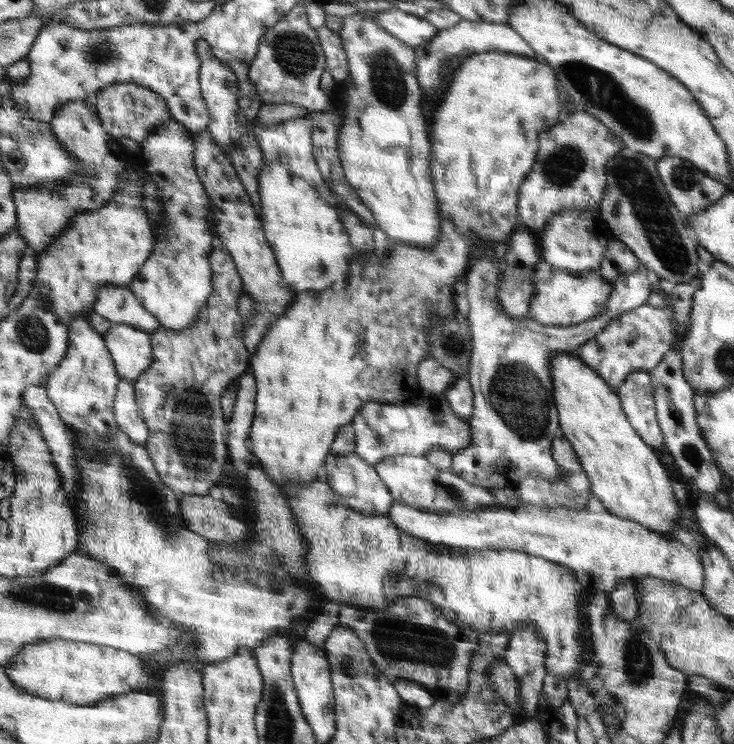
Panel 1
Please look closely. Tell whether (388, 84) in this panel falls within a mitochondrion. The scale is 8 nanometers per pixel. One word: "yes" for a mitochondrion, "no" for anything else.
yes

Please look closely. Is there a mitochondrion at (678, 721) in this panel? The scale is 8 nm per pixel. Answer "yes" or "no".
no

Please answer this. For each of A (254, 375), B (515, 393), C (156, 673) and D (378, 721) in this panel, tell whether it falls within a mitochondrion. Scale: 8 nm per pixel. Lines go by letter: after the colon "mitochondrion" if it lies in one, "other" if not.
A: other
B: mitochondrion
C: other
D: other

